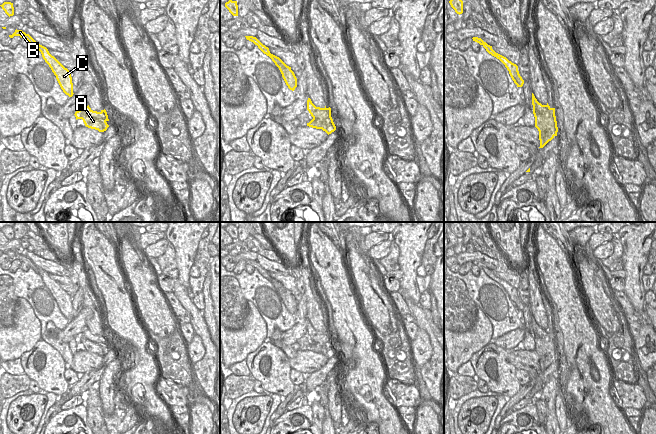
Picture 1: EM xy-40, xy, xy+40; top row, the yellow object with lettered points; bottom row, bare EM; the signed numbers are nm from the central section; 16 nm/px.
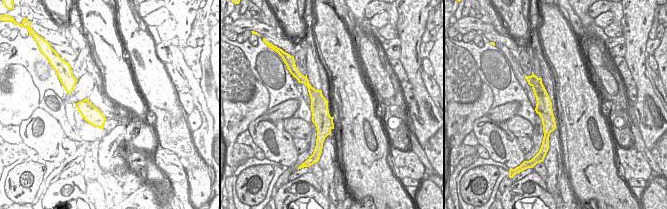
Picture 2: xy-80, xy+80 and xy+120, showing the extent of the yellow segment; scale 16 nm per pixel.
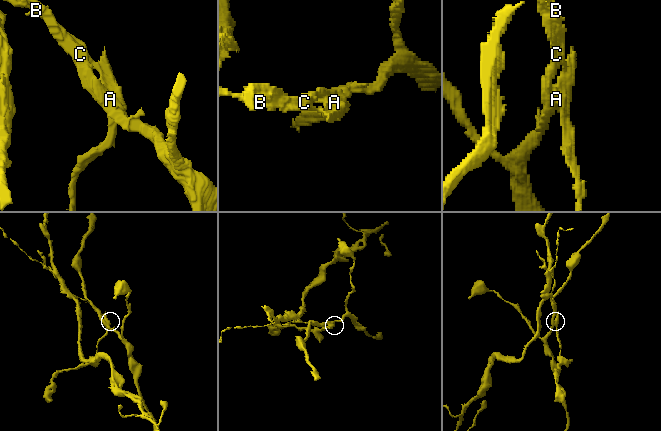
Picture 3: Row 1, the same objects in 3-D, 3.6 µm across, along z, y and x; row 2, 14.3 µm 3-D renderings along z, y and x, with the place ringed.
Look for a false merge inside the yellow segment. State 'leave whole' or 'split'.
split

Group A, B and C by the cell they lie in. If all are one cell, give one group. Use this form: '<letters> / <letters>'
A C / B

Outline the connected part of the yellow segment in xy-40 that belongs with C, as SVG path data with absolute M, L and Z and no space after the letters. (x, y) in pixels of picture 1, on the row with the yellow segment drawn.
M39 45L38 50L41 52L43 59L56 76L56 79L63 92L69 97L72 97L74 93L71 72L65 68L54 56L52 56L46 47Z

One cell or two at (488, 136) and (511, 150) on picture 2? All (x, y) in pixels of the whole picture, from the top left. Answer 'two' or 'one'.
one

